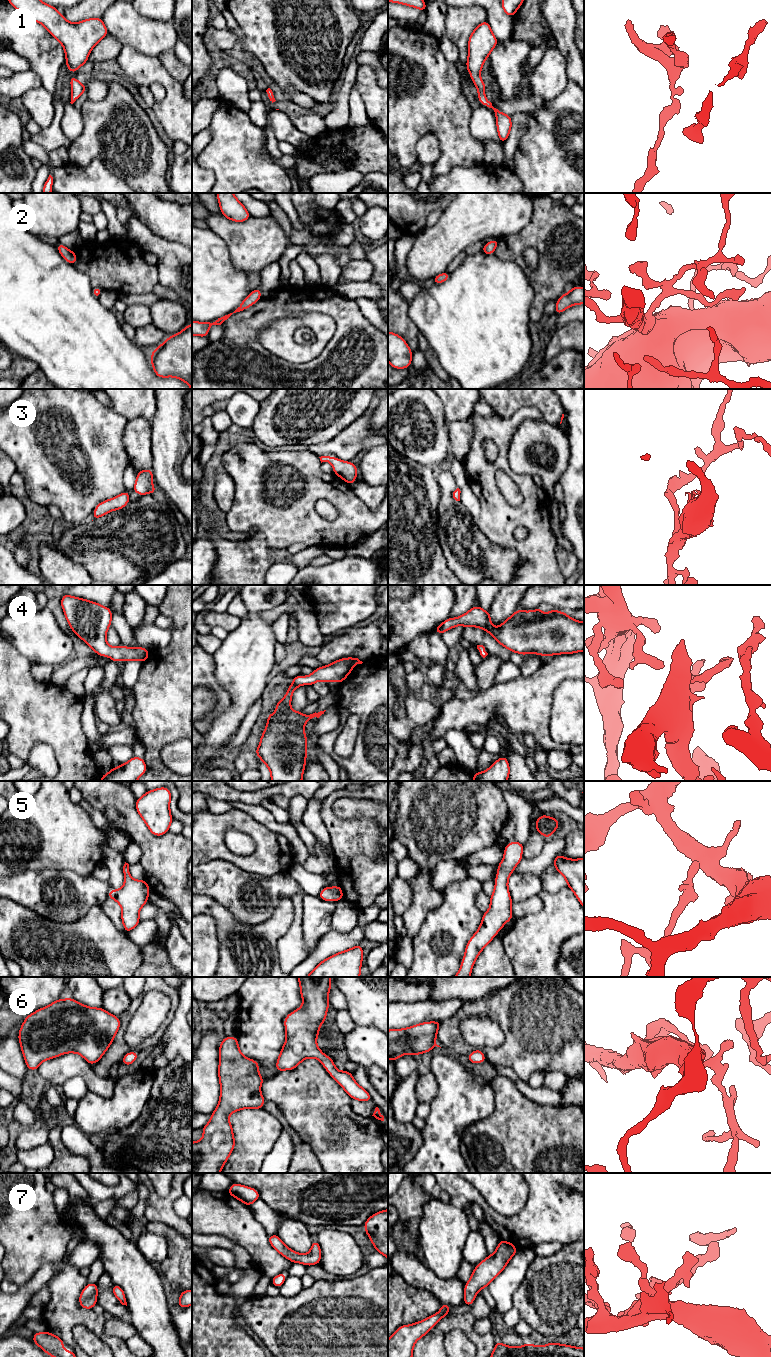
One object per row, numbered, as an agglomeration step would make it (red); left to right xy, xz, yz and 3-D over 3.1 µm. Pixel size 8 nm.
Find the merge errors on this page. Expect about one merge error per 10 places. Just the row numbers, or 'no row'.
no row

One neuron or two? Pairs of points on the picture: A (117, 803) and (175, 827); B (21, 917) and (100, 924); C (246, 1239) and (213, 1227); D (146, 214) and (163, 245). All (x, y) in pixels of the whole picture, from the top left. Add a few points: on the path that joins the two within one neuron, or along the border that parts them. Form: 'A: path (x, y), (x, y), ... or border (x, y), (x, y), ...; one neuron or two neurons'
A: border (168, 831), (180, 833); two neurons
B: path (41, 932), (80, 932); one neuron
C: path (238, 1231), (234, 1227), (221, 1227); one neuron
D: border (139, 221), (155, 234), (180, 244); two neurons

